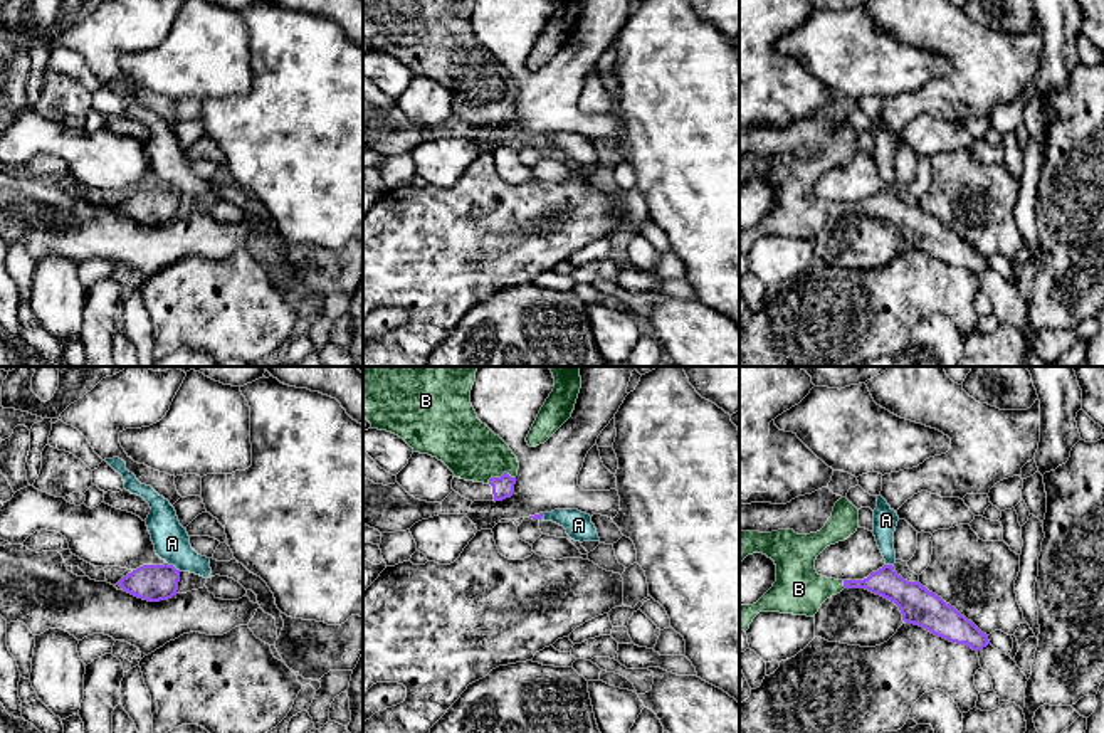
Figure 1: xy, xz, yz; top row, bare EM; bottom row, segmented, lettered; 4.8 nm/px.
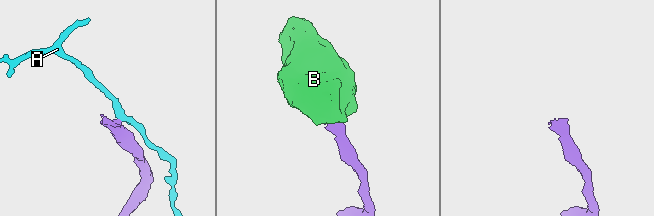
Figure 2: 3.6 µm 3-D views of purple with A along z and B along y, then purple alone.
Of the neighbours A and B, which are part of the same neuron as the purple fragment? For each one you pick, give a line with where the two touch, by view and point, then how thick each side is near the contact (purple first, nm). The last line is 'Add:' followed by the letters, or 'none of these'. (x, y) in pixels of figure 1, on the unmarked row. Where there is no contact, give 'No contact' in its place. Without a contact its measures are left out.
B: Touches purple at xz (501, 100). Thickness 100 nm (purple) against 280 nm
Add: B

